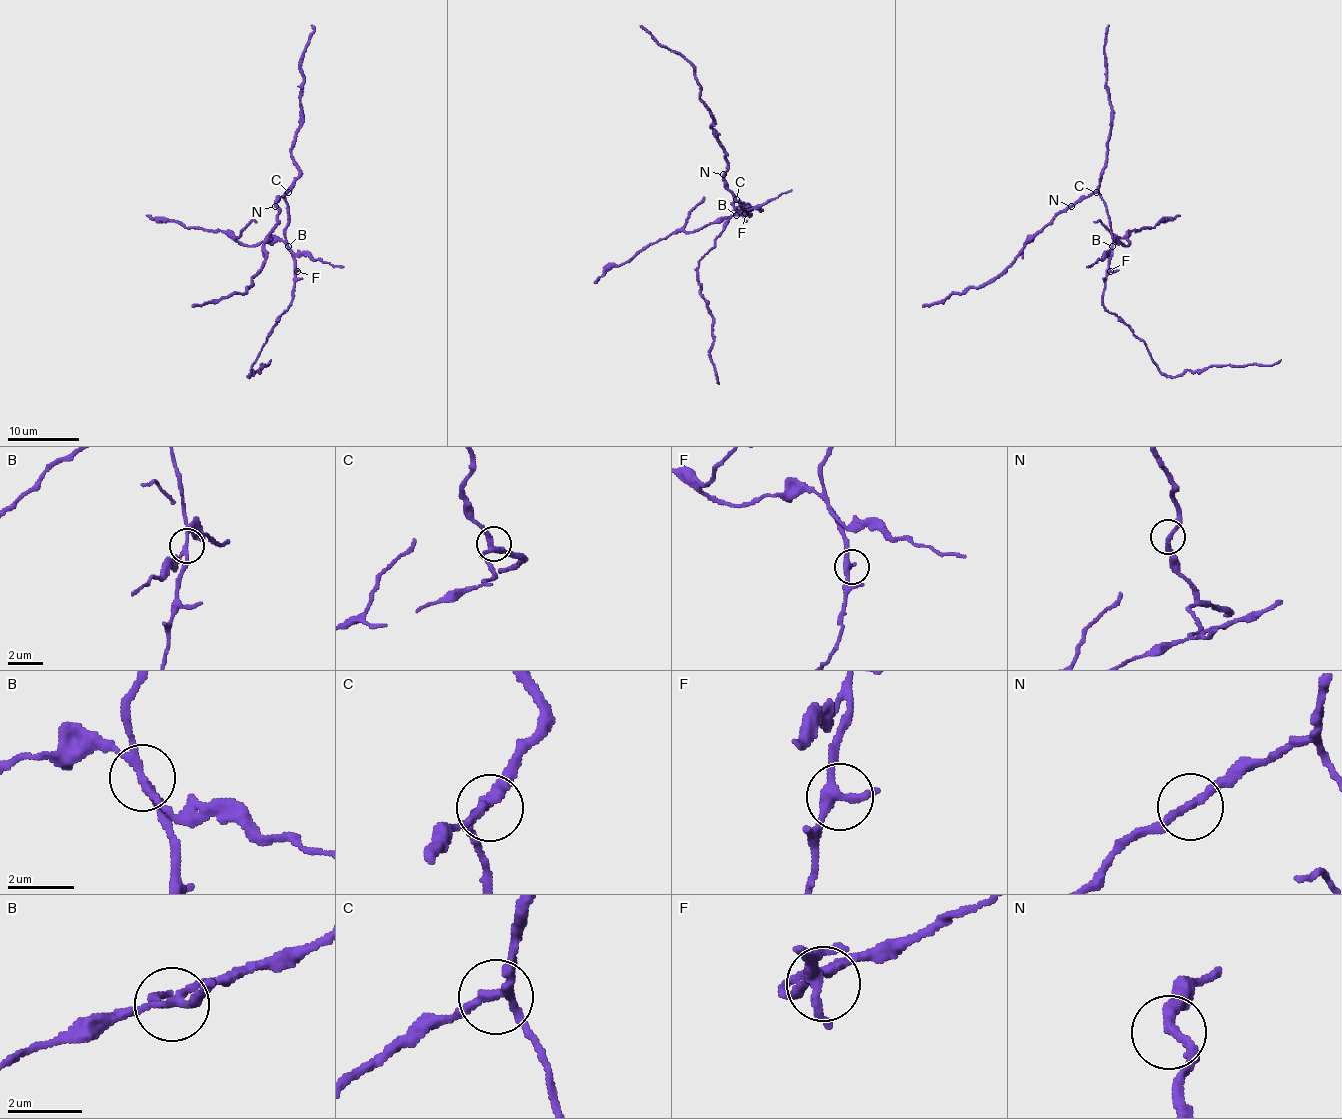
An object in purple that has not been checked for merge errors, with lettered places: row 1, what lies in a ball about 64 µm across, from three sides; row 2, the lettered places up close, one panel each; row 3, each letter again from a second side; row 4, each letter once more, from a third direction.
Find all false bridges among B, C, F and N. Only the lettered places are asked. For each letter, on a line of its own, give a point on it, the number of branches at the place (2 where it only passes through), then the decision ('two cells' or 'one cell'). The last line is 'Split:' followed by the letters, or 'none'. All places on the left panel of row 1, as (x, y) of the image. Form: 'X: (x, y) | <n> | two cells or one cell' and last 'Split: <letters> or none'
B: (288, 246) | 3 | two cells
C: (288, 192) | 3 | one cell
F: (297, 271) | 3 | one cell
N: (275, 206) | 2 | one cell
Split: B

